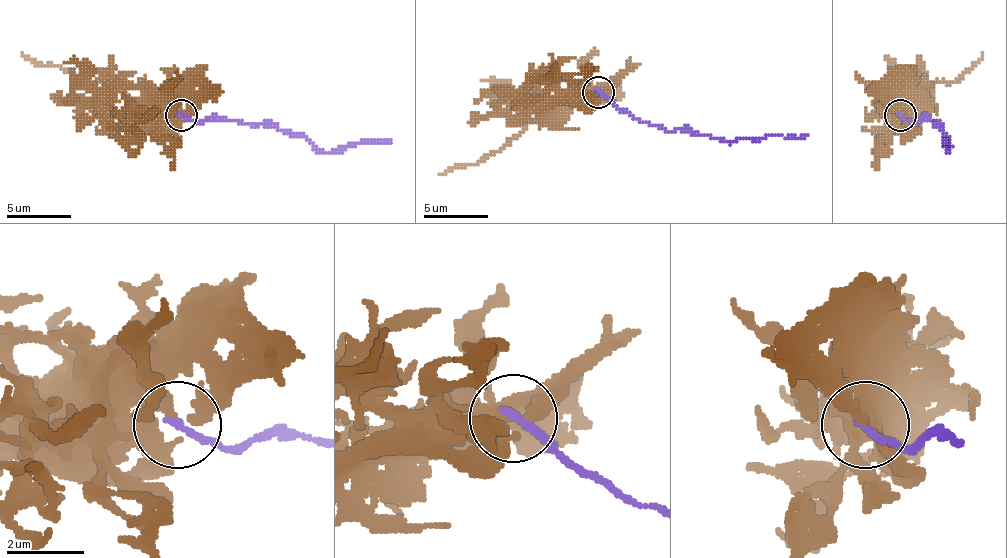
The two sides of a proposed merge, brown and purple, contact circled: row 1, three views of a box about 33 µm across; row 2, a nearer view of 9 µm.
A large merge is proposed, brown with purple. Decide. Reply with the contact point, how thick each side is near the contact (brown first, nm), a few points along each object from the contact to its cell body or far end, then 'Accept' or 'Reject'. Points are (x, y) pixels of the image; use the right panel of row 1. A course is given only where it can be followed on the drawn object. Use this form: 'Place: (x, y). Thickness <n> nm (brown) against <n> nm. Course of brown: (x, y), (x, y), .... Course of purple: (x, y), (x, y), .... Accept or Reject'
Place: (900, 115). Thickness 280 nm (brown) against 200 nm. Course of brown: (901, 114), (917, 91), (959, 78), (982, 52). Course of purple: (901, 114), (914, 124), (940, 124), (949, 146), (946, 153), (946, 140), (943, 143). Reject

